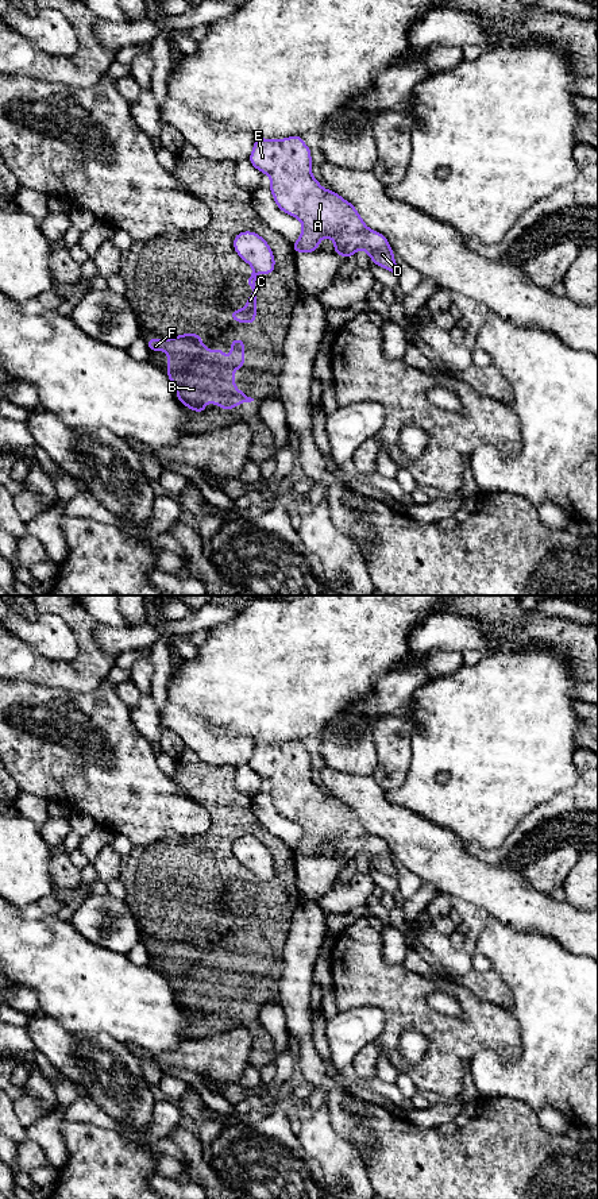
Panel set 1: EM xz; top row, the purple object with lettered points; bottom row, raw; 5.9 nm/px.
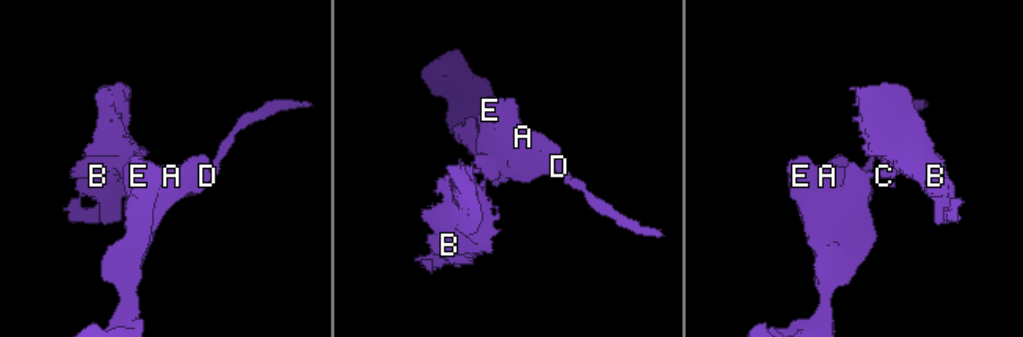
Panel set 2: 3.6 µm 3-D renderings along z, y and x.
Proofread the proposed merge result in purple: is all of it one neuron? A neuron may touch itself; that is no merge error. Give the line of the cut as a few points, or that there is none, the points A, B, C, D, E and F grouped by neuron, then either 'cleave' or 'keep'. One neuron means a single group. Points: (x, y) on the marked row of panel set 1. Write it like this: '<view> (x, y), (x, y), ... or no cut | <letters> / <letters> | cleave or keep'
xz (254, 269), (257, 272) | A D E / B C F | cleave

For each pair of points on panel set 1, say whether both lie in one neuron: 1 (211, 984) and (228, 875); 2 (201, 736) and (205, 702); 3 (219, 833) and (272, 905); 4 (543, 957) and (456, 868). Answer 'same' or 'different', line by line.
1: same
2: different
3: same
4: different

